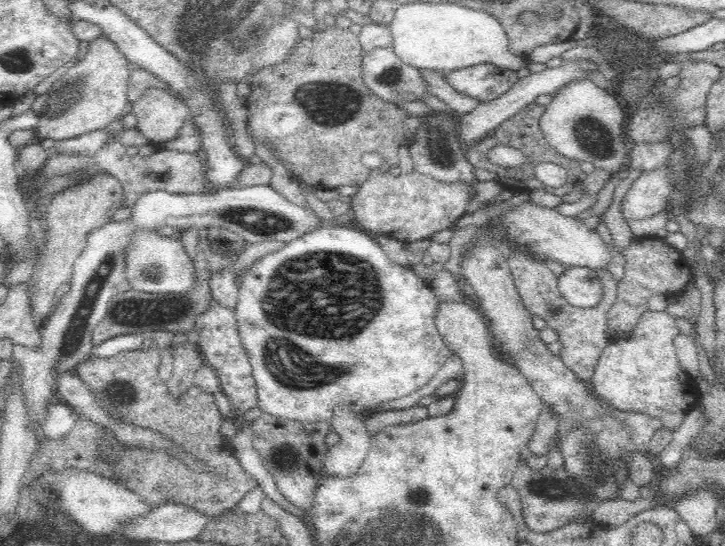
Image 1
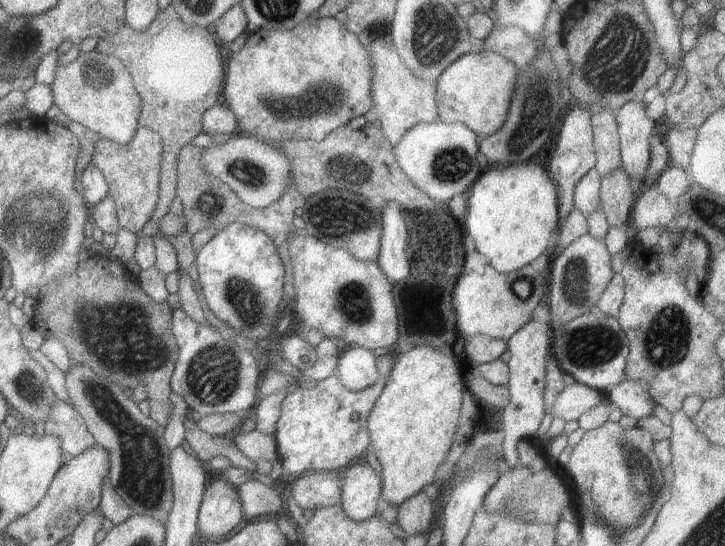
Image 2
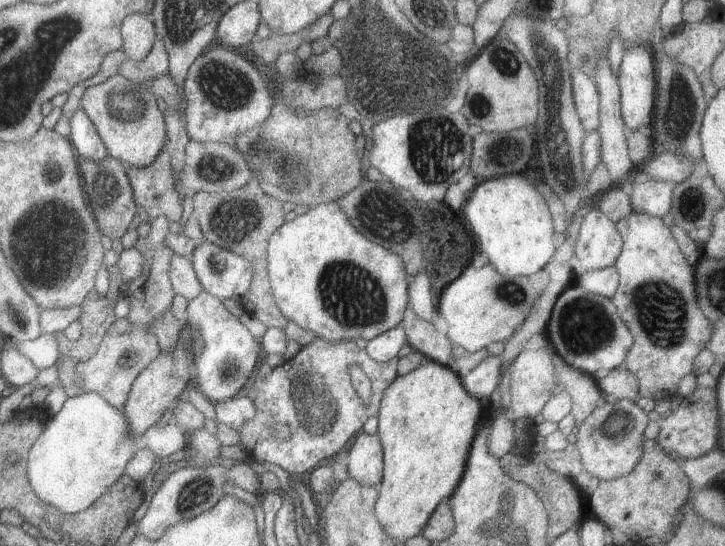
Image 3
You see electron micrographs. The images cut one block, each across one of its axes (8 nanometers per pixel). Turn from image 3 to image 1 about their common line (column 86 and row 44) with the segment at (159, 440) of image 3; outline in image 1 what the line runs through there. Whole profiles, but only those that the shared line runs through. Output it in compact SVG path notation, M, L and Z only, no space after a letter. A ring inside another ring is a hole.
M408 2L396 10L390 30L394 36L392 46L400 60L420 70L448 74L478 64L494 64L502 70L518 72L528 64L528 58L514 56L508 50L510 40L504 26L484 10L472 10L456 4Z

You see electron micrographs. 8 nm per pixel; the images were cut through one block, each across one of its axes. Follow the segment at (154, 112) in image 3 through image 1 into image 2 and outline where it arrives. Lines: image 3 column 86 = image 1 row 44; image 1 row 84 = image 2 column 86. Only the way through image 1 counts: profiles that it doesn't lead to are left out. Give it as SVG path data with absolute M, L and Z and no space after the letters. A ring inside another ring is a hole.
M99 50L79 52L69 64L55 66L55 80L51 82L53 104L71 120L99 134L99 138L127 144L139 128L141 96L135 90L129 70L117 56L101 54Z

